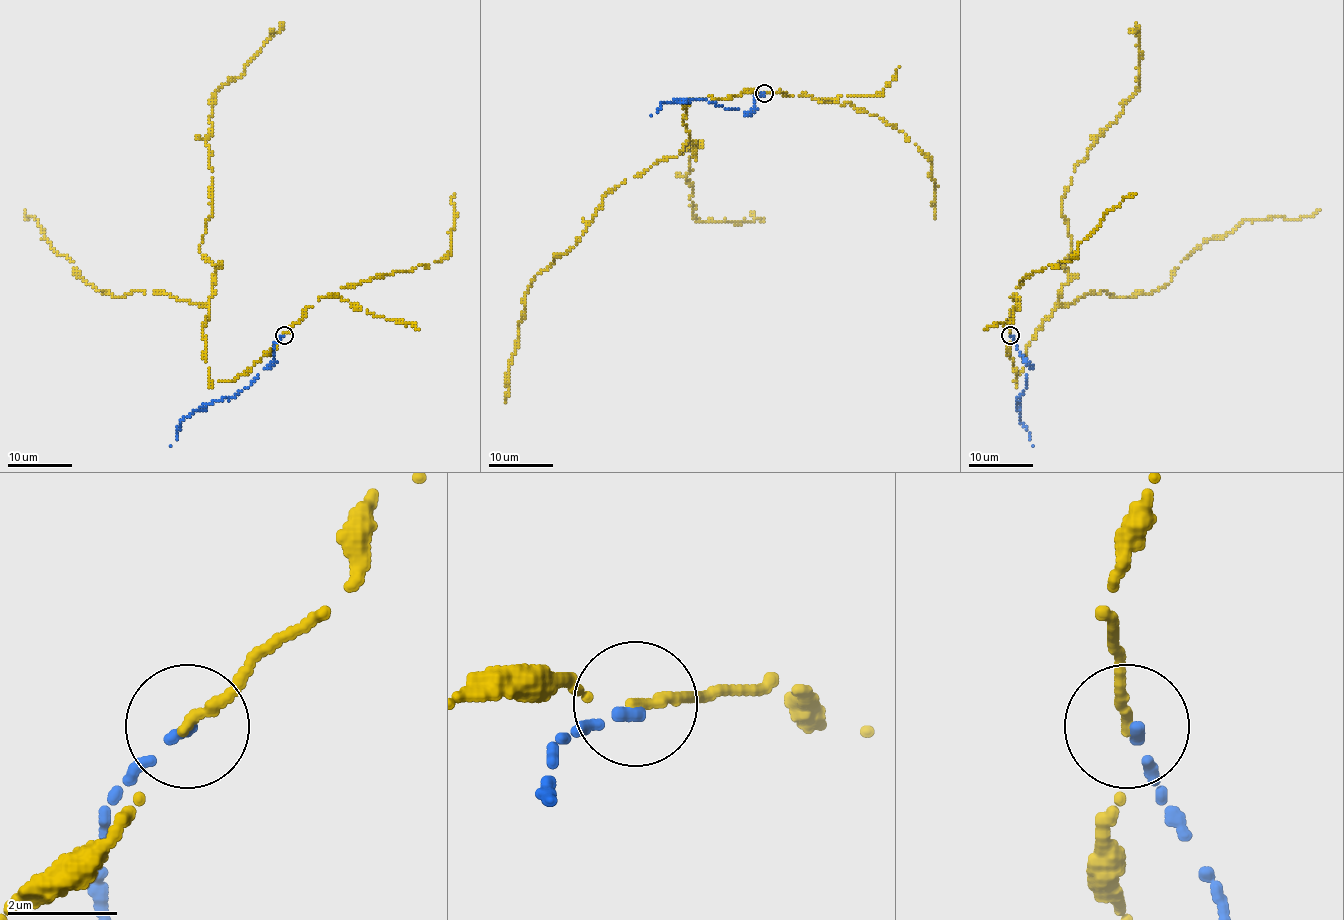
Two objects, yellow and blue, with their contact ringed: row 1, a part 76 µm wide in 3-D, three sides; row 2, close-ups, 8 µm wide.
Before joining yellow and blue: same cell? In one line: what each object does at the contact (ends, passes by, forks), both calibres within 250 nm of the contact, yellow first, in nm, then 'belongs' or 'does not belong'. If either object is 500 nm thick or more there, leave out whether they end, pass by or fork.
yellow passes by | blue ends | 140/200 nm | does not belong

